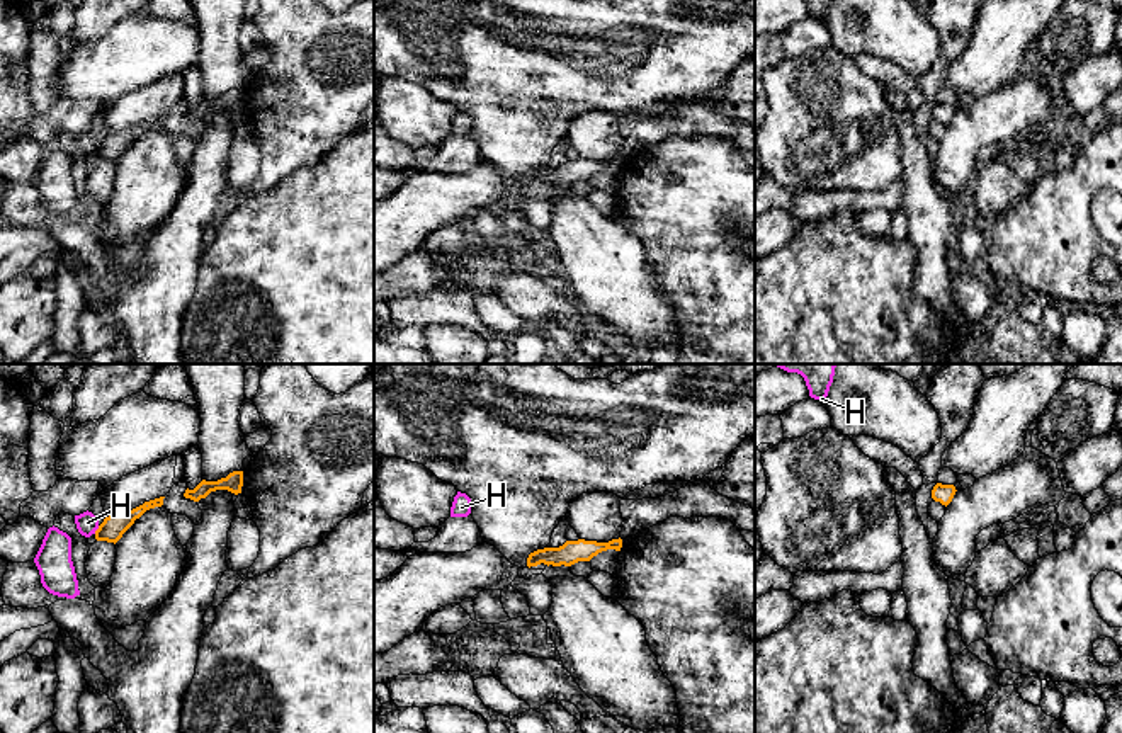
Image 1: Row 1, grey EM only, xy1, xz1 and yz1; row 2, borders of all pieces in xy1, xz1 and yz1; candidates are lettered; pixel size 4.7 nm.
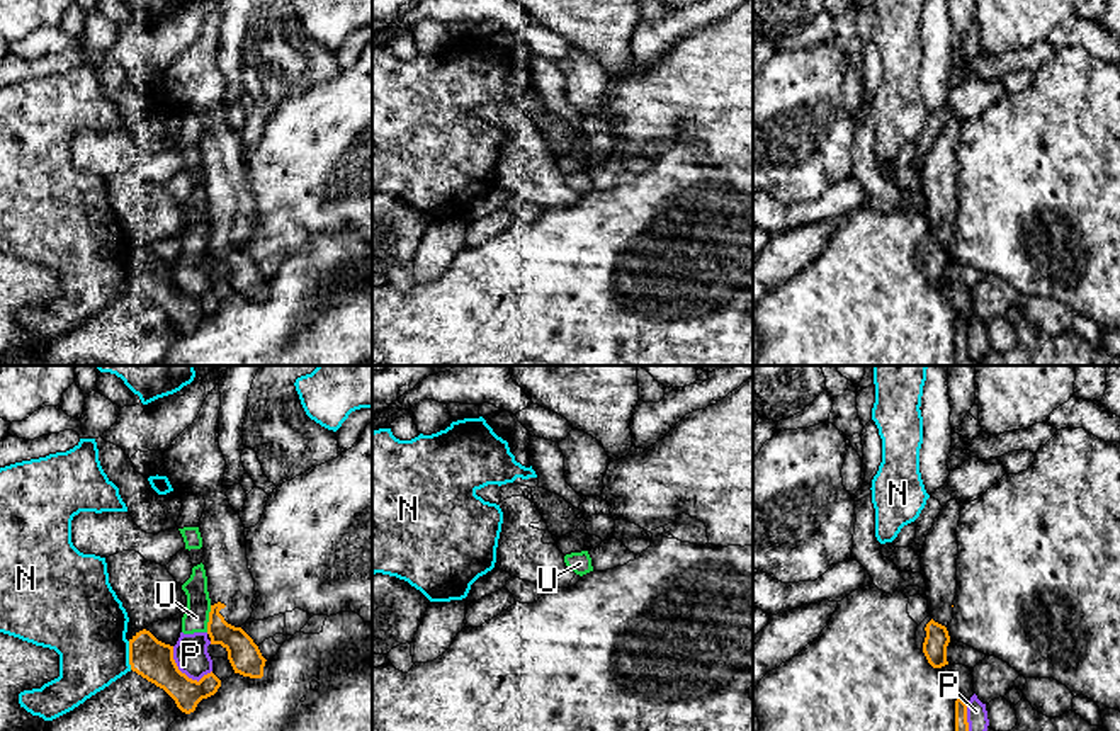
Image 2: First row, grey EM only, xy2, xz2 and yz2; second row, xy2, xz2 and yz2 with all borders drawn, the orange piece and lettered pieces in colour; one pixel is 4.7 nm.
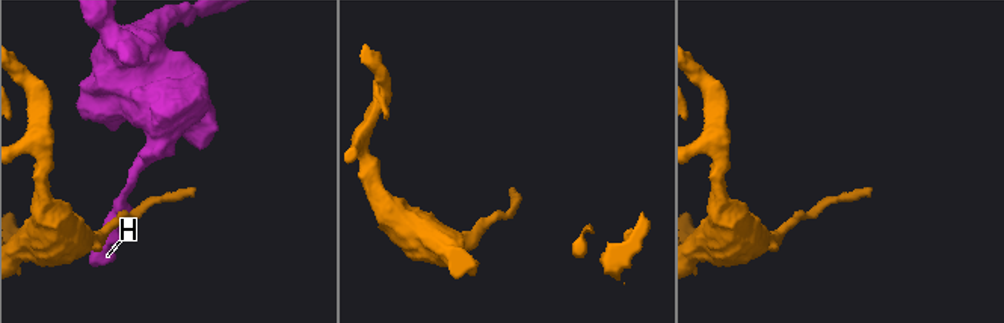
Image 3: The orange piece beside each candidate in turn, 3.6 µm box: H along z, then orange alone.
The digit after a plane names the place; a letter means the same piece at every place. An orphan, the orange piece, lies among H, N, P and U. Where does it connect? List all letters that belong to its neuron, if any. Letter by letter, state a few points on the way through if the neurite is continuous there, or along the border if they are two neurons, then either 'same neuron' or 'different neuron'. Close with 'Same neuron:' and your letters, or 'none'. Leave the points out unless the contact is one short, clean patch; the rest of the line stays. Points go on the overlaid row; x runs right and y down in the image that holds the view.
H: border along xy1 (99, 526), (94, 533); different neuron
N: different neuron
P: different neuron
U: border along xy2 (211, 606), (206, 631); different neuron
Same neuron: none

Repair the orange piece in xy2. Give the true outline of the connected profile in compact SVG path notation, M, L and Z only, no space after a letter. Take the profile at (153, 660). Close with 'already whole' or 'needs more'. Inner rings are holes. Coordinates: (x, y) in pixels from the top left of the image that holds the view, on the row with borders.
M143 629L129 639L131 670L163 688L177 707L190 714L202 699L218 692L221 680L211 672L199 682L182 673L173 660L173 646Z; already whole

